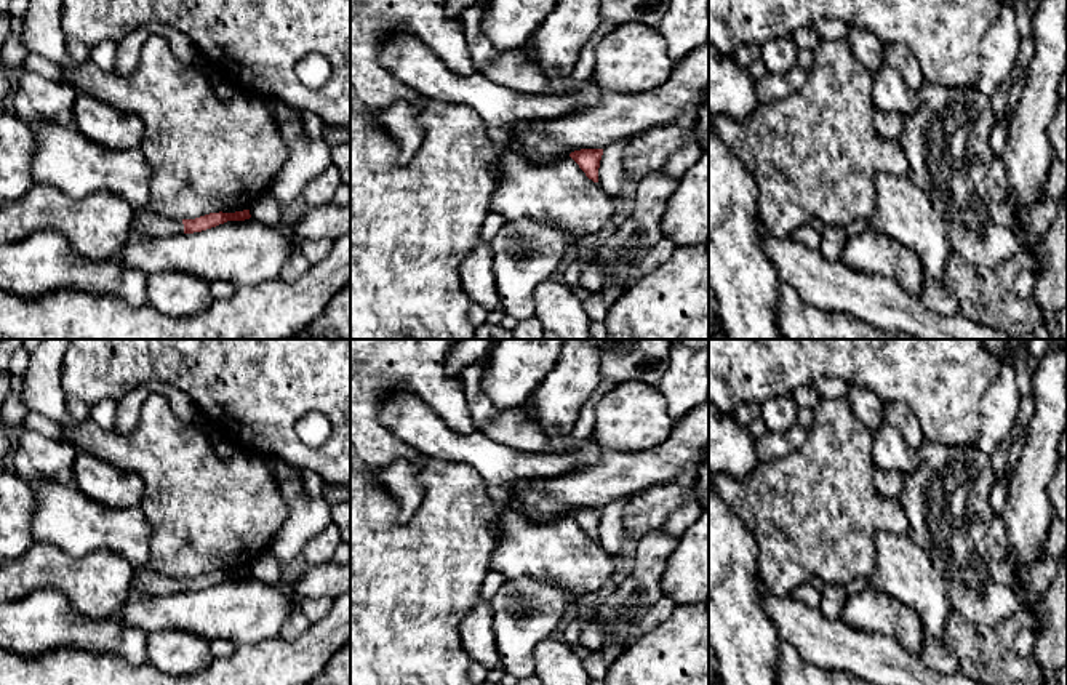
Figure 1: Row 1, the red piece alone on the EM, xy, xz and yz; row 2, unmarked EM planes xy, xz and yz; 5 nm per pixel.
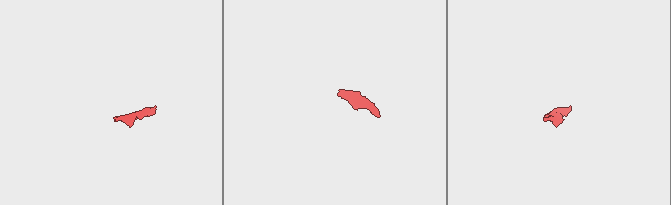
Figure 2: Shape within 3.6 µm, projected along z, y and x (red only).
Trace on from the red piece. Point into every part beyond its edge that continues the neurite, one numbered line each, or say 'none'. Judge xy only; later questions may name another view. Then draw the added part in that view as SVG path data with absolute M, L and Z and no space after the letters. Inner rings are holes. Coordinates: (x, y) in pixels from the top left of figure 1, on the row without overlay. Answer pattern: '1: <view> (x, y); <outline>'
1: xy (147, 581); M146 567L133 573L133 589L144 595L171 595L184 592L184 583L182 578L168 578Z

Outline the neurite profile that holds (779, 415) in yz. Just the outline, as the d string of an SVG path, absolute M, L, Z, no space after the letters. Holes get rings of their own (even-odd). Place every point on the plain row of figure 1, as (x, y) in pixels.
M790 395L777 397L760 405L760 418L768 432L785 434L795 426L798 410L797 402Z

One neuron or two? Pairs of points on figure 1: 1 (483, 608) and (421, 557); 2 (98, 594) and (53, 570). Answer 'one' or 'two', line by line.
1: two
2: one

